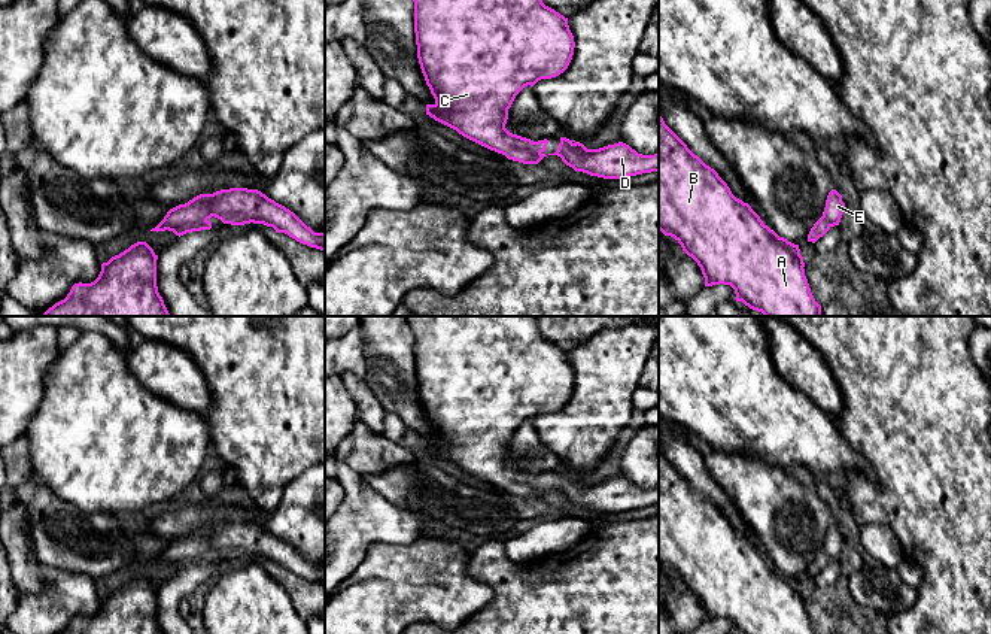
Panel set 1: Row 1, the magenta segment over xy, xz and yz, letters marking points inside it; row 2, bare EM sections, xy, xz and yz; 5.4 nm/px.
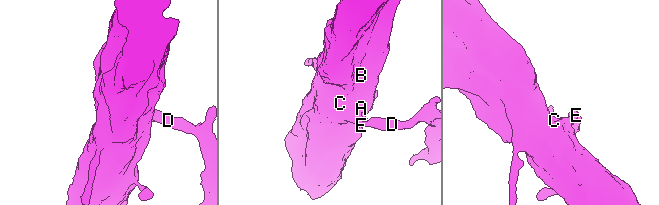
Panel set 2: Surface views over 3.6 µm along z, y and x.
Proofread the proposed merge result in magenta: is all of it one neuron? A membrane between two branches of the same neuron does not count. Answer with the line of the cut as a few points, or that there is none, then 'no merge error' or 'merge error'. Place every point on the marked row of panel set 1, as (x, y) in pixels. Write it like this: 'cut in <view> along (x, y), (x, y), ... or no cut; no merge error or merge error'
no cut; no merge error

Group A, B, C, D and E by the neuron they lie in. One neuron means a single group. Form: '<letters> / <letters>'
A B C D E

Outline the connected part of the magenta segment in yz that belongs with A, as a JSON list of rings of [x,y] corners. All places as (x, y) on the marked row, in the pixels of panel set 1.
[[[659,115],[659,230],[674,237],[683,251],[702,270],[705,286],[730,285],[736,301],[742,301],[764,316],[821,316],[821,306],[815,301],[799,245],[779,237],[763,224],[748,203],[736,198],[718,173],[694,155],[687,145],[665,124]]]

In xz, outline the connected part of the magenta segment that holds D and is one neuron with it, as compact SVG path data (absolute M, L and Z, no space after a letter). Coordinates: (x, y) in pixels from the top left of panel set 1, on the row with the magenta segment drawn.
M560 137L554 154L575 172L604 179L621 179L659 172L659 154L642 155L629 145L618 142L599 149L587 149L583 143Z

